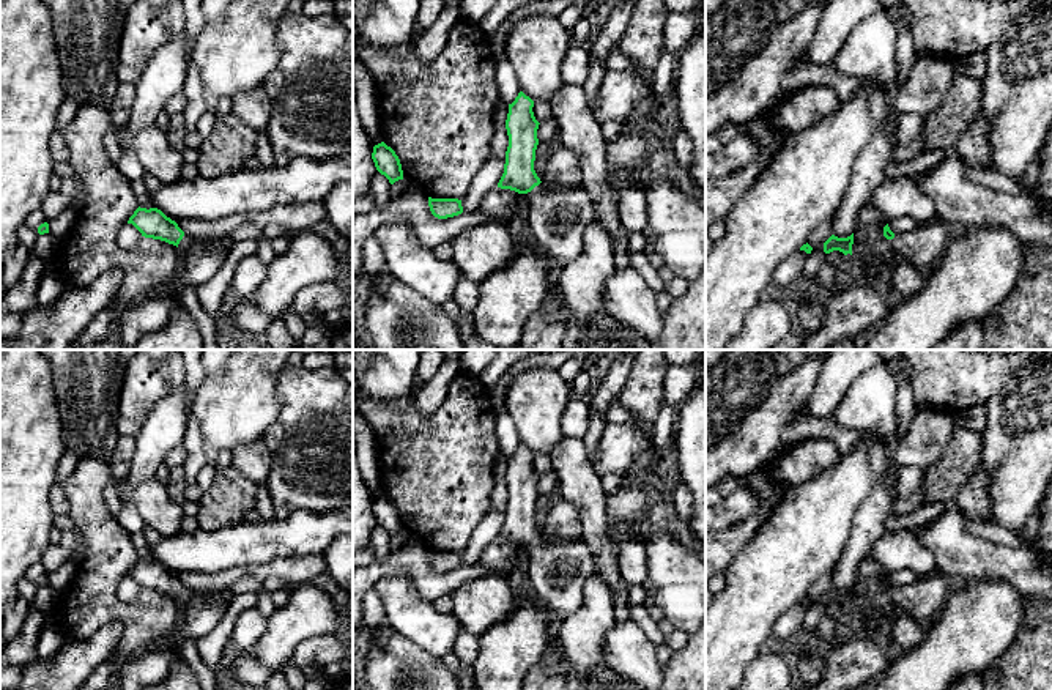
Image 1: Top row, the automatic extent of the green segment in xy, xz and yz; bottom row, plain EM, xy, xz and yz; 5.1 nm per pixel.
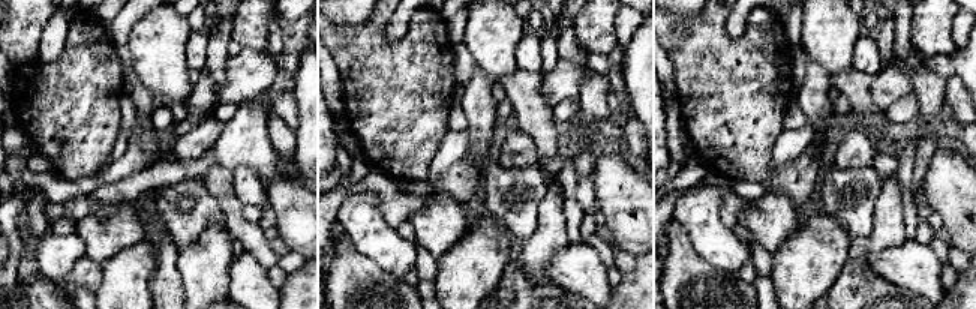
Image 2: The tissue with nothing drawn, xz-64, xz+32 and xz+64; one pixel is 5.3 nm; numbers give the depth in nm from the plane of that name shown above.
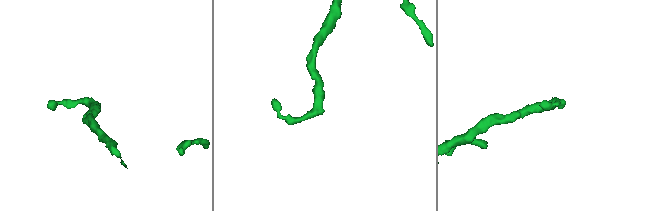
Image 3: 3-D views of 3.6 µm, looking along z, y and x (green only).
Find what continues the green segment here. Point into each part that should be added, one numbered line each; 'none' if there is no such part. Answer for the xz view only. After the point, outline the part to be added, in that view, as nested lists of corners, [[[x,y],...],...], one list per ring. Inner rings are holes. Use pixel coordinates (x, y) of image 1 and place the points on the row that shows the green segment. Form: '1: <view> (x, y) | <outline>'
1: xz (558, 221) | [[[543,183],[528,197],[531,235],[557,266],[565,266],[584,249],[584,232],[595,221],[591,195],[583,186],[546,192]]]

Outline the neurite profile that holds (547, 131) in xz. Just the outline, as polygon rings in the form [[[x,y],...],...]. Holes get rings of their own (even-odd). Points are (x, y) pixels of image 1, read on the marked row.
[[[554,118],[542,121],[537,129],[539,143],[553,140],[554,137],[557,137],[557,131],[559,128]]]

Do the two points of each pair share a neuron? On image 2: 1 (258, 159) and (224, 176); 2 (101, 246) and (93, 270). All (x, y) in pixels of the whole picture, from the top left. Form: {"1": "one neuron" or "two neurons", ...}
{"1": "two neurons", "2": "two neurons"}

